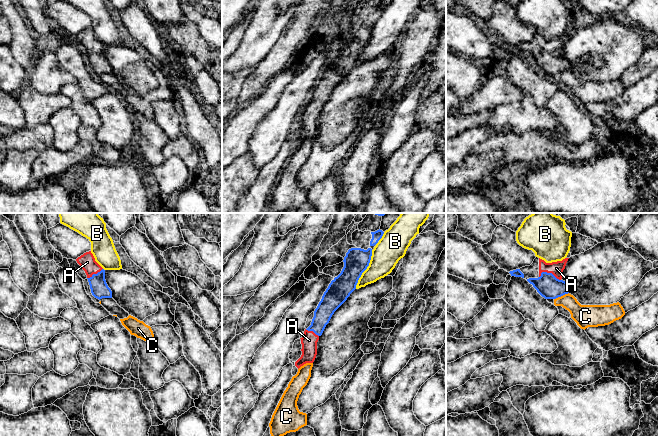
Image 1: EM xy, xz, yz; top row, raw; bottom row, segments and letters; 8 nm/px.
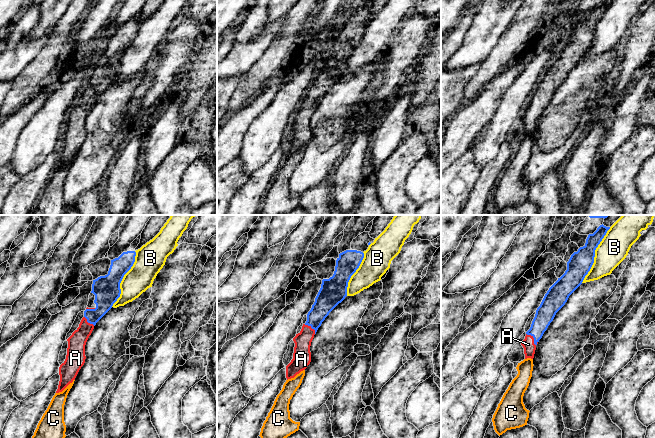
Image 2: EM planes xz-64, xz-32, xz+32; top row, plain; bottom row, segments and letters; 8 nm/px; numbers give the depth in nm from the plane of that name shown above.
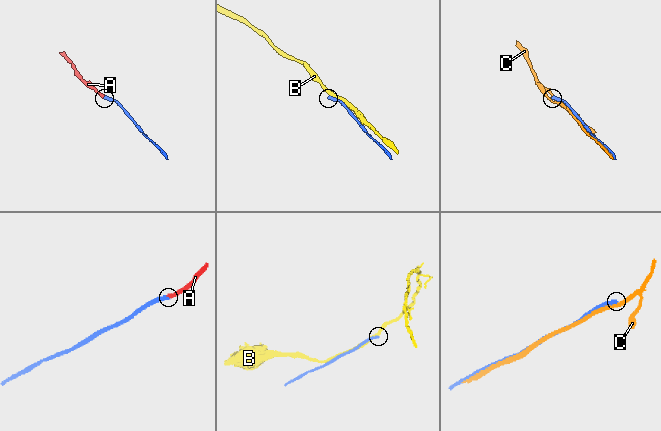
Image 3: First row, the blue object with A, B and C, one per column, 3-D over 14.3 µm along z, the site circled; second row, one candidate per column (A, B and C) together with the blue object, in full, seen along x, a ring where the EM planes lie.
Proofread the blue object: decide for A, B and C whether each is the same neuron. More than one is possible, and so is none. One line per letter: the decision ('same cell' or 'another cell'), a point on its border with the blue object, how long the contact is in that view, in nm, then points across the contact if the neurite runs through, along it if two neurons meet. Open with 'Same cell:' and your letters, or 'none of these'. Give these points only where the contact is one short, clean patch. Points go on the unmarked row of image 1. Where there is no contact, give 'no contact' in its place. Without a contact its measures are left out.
Same cell: A
A: same cell; meets blue in yz at (549, 49); contact 180 nm long; runs through yz (547, 61), (549, 59), (549, 49), (556, 44)
B: another cell; meets blue in xz at (366, 44); contact 340 nm long
C: another cell; meets blue in yz at (561, 71); contact 130 nm long

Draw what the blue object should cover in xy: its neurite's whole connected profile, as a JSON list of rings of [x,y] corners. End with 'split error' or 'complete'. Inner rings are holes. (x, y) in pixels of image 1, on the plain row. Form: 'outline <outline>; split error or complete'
outline [[[91,27],[78,33],[76,37],[87,51],[92,71],[99,76],[112,74],[112,67],[105,56],[105,46],[95,37]]]; split error

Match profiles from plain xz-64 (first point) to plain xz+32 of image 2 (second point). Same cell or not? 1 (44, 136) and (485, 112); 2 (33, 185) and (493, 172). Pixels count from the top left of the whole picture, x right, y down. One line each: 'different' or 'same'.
1: different
2: same

